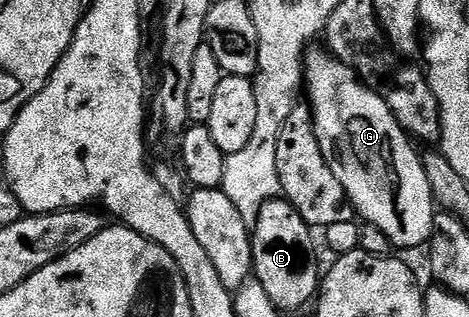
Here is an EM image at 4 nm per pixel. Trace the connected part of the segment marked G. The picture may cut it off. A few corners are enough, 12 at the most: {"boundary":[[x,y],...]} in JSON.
{"boundary":[[303,60],[319,147],[394,248],[433,235],[421,155],[380,90]]}

